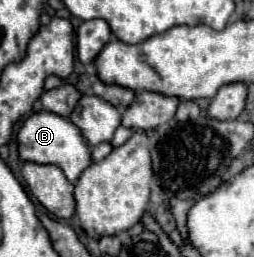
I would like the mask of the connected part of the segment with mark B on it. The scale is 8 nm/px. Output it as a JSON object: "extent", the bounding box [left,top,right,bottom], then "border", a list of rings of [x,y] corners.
{"extent":[17,112,93,182],"border":[[[53,112],[31,114],[21,126],[21,130],[17,134],[17,142],[19,142],[21,160],[37,162],[37,164],[55,164],[65,172],[69,182],[75,182],[79,178],[79,174],[93,162],[91,148],[89,148],[87,140],[83,140],[83,134],[79,132],[79,128],[75,128],[75,124],[71,124],[71,120],[67,120],[63,116],[55,116]]]}

